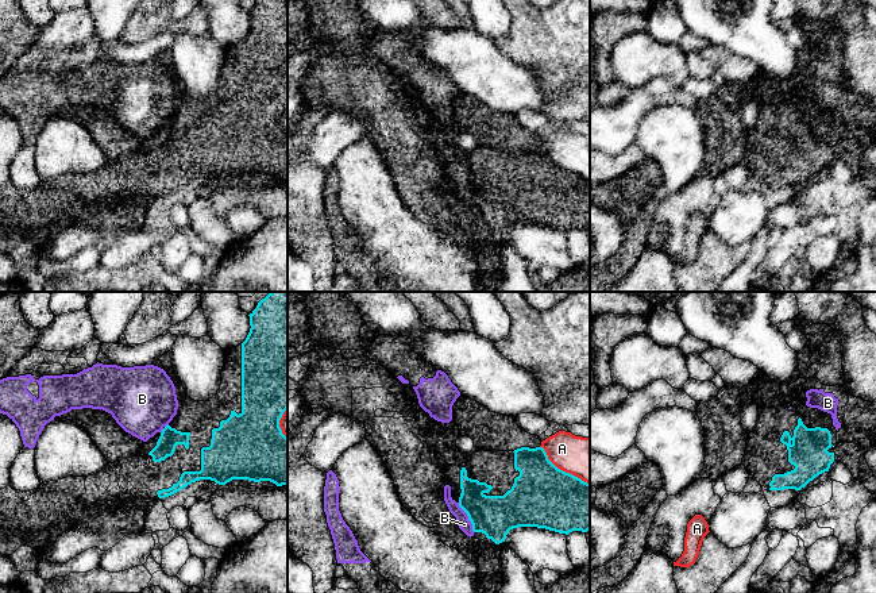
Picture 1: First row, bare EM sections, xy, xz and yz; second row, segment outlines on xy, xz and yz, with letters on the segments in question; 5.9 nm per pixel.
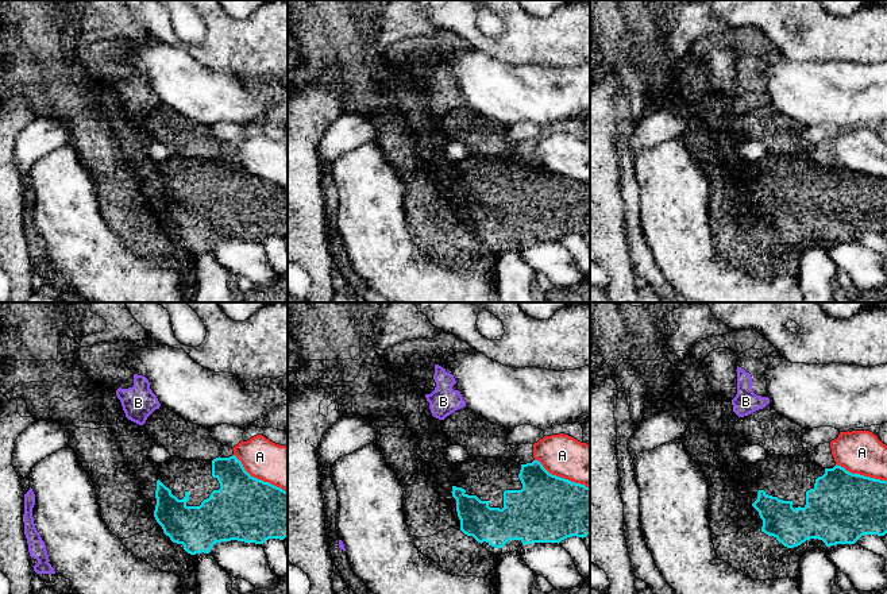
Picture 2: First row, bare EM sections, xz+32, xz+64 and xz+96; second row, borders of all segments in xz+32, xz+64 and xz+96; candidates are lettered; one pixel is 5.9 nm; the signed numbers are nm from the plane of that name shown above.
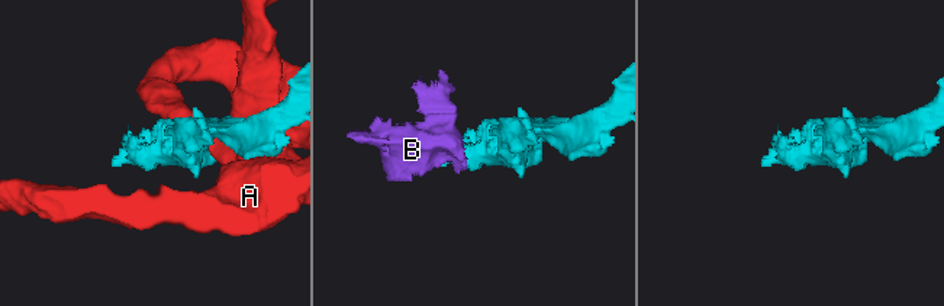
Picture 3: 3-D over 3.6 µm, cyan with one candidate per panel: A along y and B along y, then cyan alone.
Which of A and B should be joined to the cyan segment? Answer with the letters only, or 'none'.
none

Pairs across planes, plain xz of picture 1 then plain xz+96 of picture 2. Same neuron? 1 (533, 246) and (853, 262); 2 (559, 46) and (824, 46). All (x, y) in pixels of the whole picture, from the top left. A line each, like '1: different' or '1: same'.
1: same
2: same

